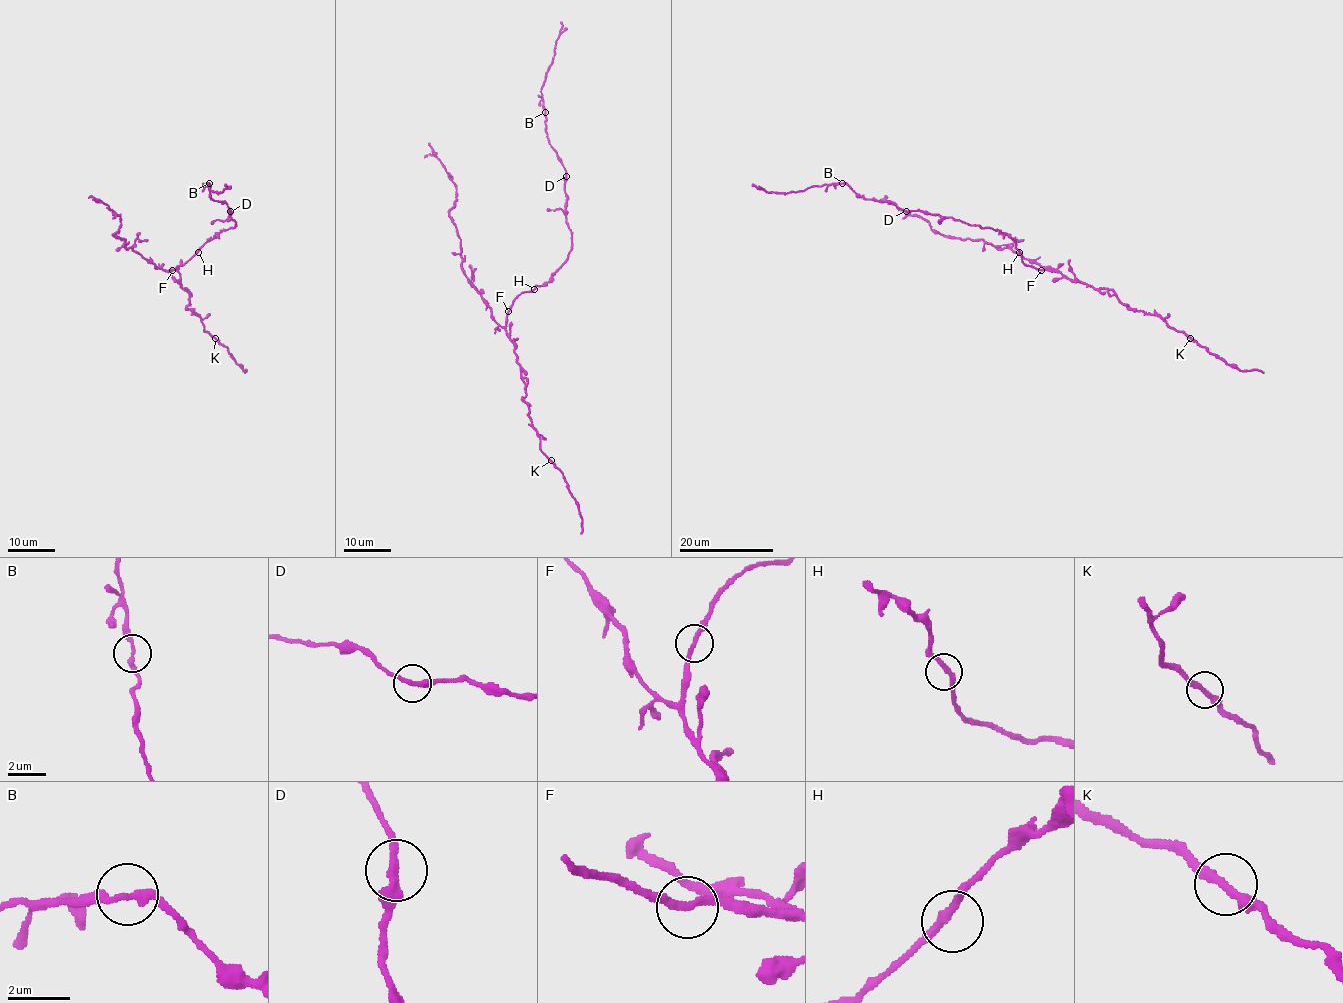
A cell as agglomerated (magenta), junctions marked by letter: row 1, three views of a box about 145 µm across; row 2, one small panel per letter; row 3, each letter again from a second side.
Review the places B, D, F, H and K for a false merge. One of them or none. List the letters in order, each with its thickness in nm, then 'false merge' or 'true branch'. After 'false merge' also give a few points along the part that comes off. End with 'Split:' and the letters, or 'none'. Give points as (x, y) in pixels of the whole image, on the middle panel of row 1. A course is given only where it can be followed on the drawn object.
B: calibre 260 nm; true branch
D: calibre 280 nm; true branch
F: calibre 240 nm; true branch
H: calibre 240 nm; true branch
K: calibre 280 nm; true branch
Split: none

